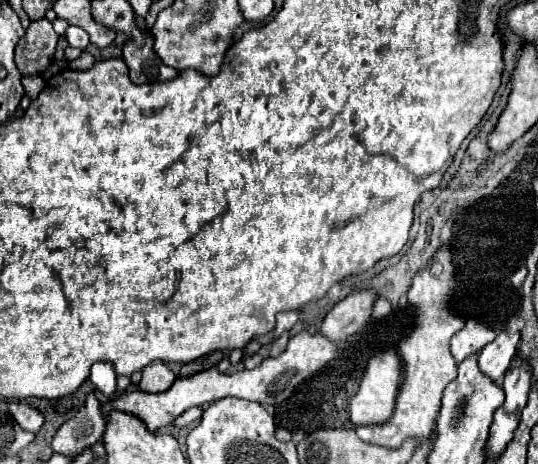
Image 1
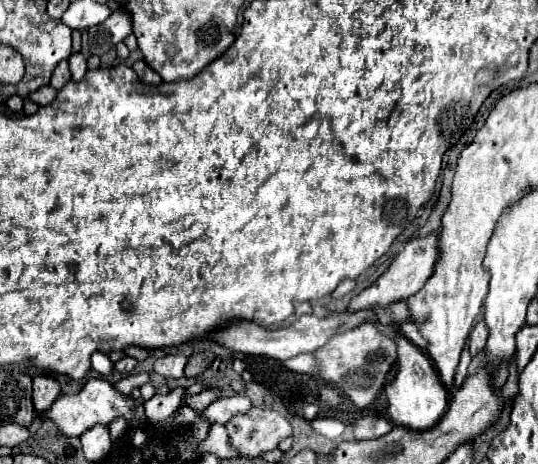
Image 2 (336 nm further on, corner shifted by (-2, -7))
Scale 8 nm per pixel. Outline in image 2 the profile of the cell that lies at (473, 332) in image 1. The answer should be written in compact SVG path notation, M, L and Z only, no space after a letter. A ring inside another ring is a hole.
M480 321L480 323L476 323L474 329L470 331L470 339L468 339L468 343L470 343L470 355L472 355L472 357L476 357L476 355L484 349L486 339L488 339L488 329L486 329L486 325Z

